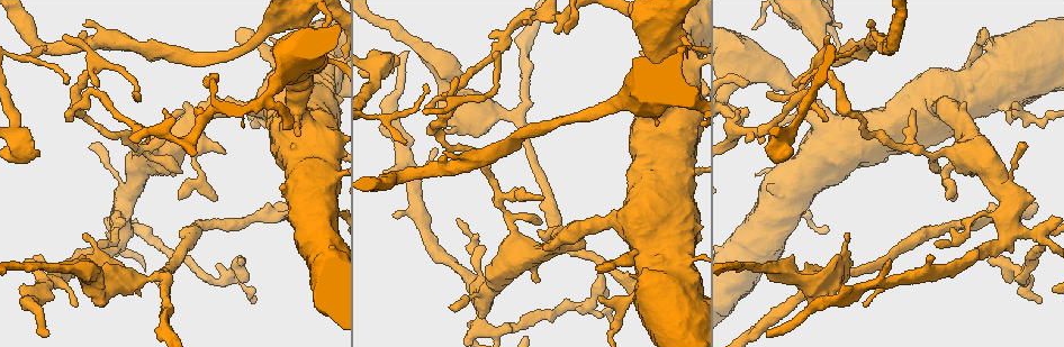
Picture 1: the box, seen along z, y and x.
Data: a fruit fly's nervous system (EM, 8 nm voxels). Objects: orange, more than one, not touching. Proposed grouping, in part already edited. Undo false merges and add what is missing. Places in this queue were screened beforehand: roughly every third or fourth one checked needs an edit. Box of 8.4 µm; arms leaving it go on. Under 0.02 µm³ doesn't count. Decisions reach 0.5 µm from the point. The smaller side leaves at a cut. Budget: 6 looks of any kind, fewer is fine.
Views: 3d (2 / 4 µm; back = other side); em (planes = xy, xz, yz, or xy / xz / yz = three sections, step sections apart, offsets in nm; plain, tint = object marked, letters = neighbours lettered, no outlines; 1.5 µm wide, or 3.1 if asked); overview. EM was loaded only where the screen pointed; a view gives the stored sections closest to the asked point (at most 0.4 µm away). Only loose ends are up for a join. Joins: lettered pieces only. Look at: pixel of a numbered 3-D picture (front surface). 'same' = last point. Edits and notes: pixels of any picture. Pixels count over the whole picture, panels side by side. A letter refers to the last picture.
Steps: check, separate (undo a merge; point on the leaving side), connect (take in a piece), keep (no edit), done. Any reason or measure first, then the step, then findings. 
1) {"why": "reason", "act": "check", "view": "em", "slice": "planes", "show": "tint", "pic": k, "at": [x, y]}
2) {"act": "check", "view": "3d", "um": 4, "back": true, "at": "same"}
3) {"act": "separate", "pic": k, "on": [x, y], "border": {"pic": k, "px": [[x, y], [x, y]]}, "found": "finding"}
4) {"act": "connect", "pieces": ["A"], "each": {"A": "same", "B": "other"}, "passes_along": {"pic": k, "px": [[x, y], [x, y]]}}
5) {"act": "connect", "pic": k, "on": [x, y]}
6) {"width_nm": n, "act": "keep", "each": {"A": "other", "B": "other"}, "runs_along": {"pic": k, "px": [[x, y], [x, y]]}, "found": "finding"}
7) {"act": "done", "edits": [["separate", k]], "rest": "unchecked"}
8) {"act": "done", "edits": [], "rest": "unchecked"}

{"why": "end of a long branch", "act": "check", "view": "em", "slice": "planes", "show": "tint", "pic": 1, "at": [46, 334]}

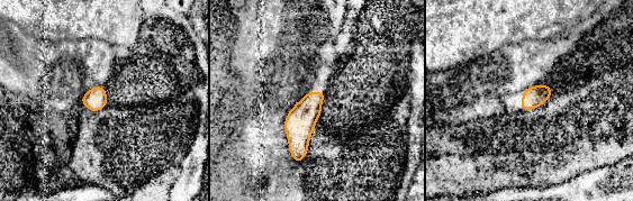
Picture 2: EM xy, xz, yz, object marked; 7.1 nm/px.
{"why": "see the neighbours", "act": "check", "view": "em", "slice": "planes", "show": "letters", "at": "same"}

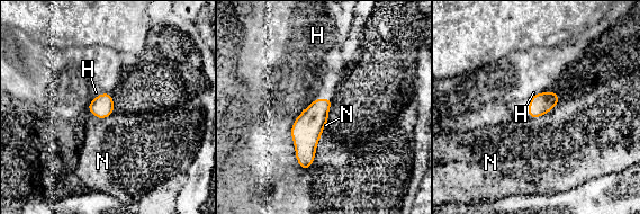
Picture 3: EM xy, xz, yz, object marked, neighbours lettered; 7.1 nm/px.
{"width_nm": 150, "act": "keep", "each": {"H": "other", "N": "other"}, "border": {"pic": 3, "px": [[559, 100], [549, 110], [531, 118]]}, "found": "none of them fits"}

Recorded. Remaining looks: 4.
{"why": "free end", "act": "check", "view": "em", "slice": "planes", "show": "tint", "pic": 1, "at": [838, 257]}

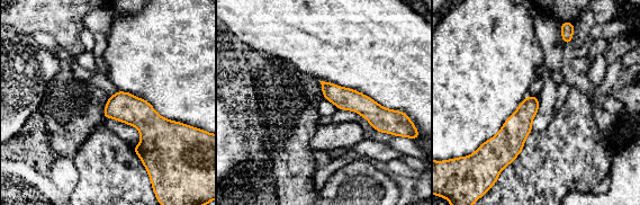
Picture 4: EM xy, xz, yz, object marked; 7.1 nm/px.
{"why": "see the neighbours", "act": "check", "view": "em", "slice": "planes", "show": "letters", "at": "same"}

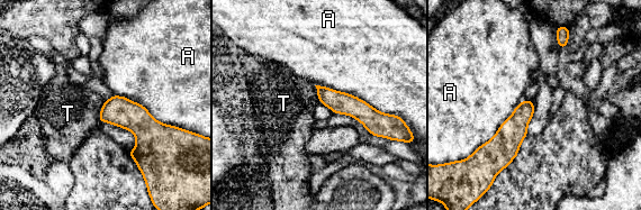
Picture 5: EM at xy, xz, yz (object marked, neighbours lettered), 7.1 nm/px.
{"longest_contact_nm": ["A", 800], "act": "keep", "each": {"A": "other", "T": "other"}, "runs_along": {"pic": 5, "px": [[319, 89], [404, 137]]}, "found": "none of them fits"}

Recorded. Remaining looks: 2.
{"why": "side arm on a straight run", "act": "check", "view": "em", "slice": "planes", "show": "letters", "pic": 1, "at": [498, 196]}

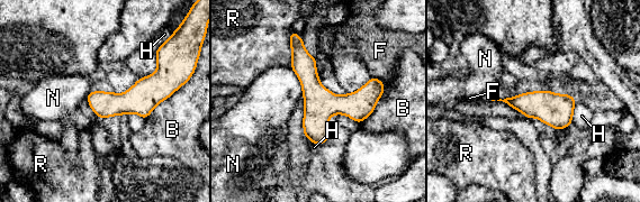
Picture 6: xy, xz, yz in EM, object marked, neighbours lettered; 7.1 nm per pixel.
{"width_nm": 180, "act": "keep", "each": {"B": "other", "F": "other", "H": "other", "N": "other", "R": "other"}, "runs_along": {"pic": 6, "px": [[295, 40], [316, 97], [320, 140]]}, "found": "all the same cell"}

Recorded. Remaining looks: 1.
{"act": "done", "edits": [], "rest": "unchecked"}

